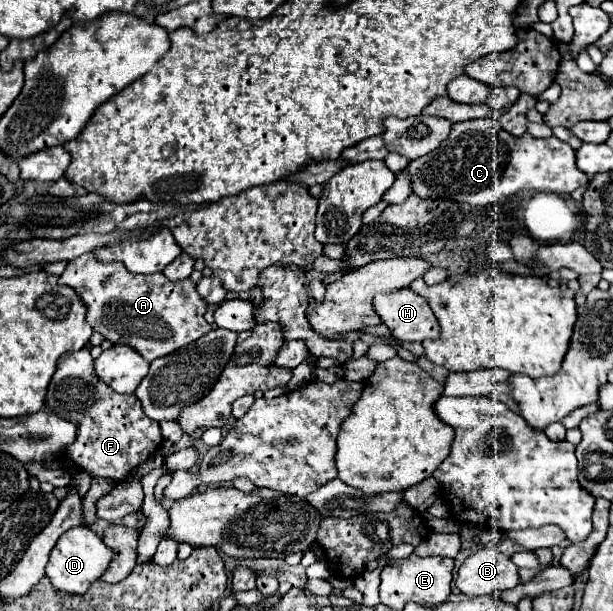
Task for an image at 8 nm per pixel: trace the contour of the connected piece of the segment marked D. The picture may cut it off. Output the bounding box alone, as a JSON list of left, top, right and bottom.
[47,525,113,595]

